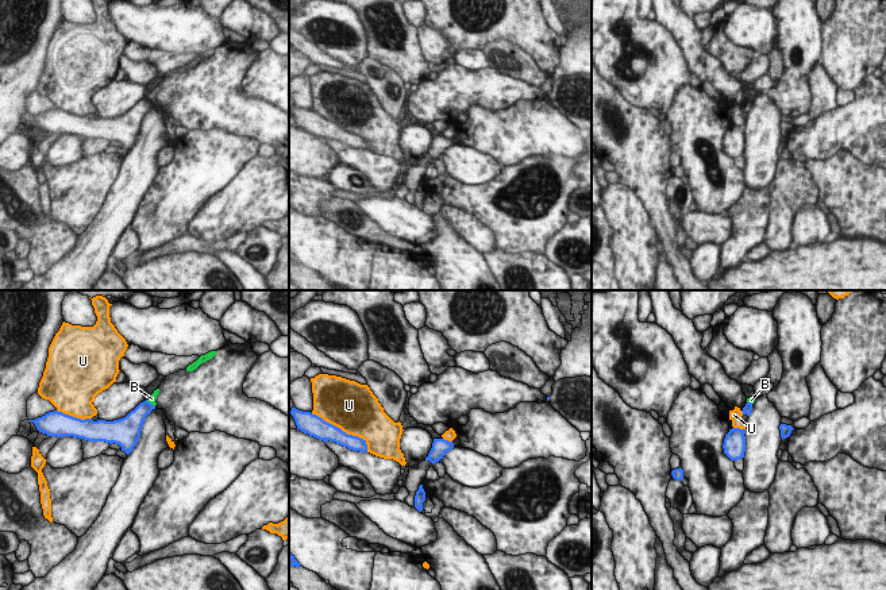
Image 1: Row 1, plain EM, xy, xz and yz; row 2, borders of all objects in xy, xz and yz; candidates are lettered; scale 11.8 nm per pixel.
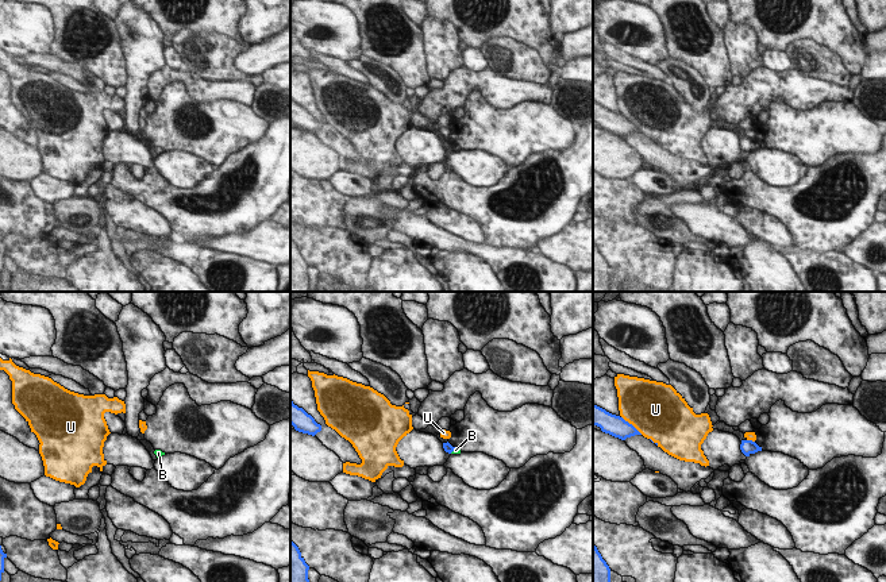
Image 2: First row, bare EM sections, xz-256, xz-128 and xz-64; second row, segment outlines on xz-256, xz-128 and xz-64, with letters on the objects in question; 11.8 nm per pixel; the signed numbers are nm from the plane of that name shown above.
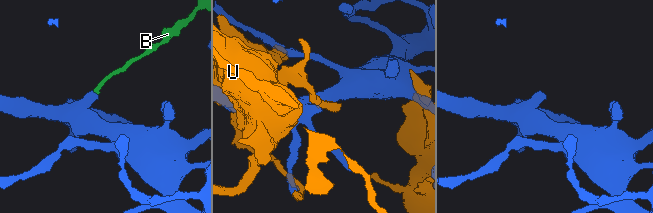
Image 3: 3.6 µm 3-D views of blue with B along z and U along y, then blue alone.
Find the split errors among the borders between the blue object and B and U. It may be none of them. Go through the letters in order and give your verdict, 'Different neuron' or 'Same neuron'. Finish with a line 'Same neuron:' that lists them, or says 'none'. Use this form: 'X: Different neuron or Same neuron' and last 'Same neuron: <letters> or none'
B: Different neuron
U: Different neuron
Same neuron: none

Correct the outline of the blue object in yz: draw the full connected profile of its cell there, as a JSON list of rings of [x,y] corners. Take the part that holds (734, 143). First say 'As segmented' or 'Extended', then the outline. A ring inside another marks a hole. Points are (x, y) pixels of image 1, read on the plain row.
As segmented. [[[732,126],[725,132],[723,146],[724,146],[724,151],[731,158],[737,158],[737,157],[744,155],[744,150],[746,150],[744,131],[746,131],[746,127]]]

